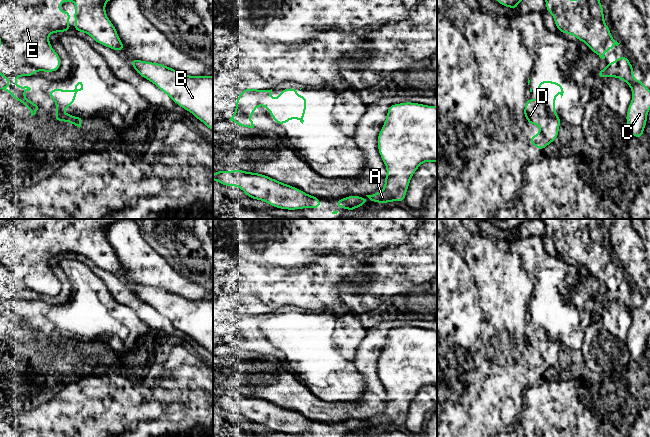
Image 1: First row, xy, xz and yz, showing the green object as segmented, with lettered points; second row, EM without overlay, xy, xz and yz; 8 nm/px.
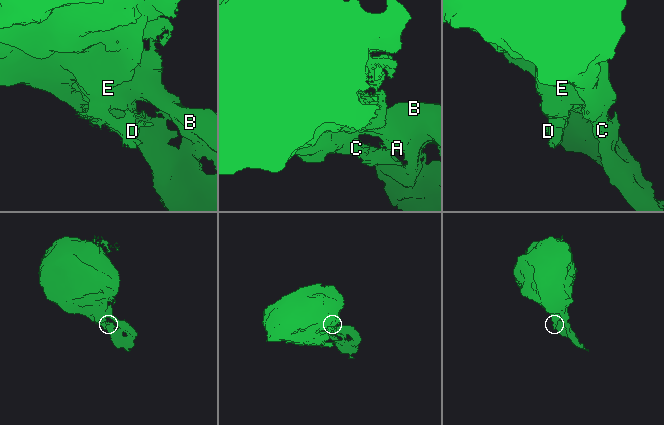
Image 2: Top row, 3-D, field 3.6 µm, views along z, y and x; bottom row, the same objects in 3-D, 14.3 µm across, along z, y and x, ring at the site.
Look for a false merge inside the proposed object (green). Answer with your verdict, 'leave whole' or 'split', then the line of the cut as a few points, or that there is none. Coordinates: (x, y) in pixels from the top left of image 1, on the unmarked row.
leave whole; cut none

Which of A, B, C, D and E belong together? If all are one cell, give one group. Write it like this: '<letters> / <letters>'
A B C D E

